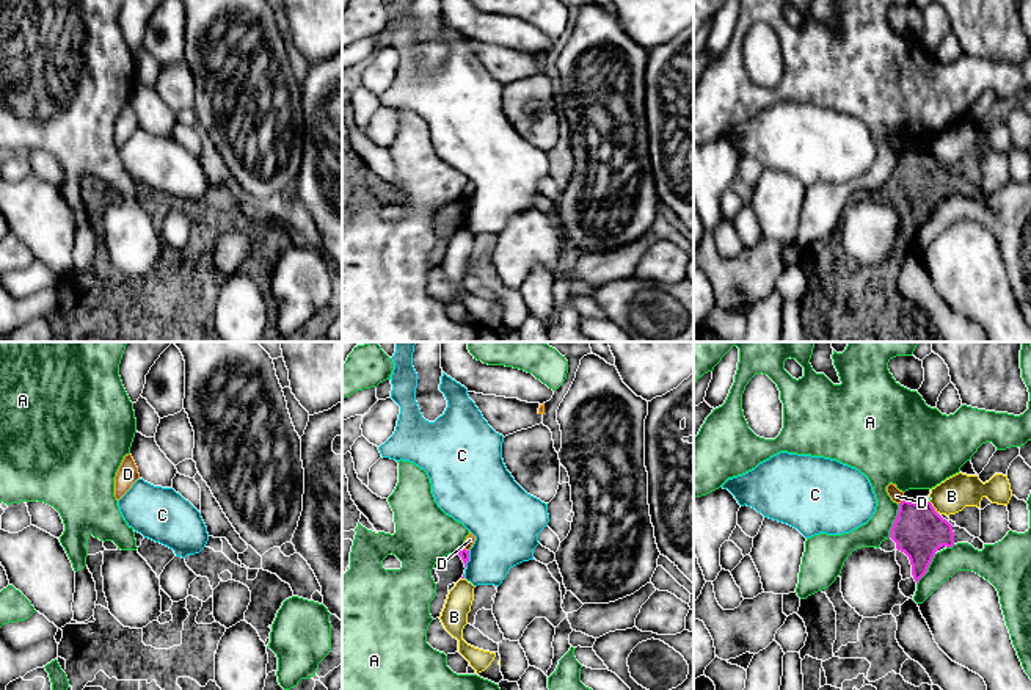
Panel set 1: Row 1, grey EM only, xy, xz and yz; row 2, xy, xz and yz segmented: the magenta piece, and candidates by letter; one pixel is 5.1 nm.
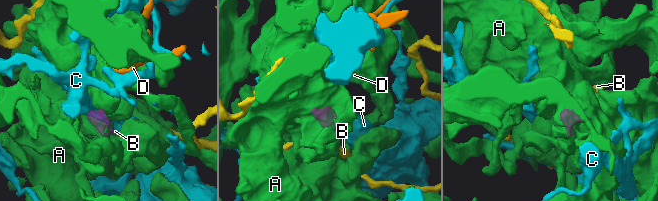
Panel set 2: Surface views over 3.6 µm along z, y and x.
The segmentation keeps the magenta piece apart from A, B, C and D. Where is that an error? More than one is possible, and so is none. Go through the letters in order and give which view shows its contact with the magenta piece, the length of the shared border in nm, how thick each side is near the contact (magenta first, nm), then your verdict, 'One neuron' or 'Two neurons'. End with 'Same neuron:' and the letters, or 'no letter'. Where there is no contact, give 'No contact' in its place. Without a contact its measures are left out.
A: Touches magenta in yz. Shared border 190 nm. Thickness 280 nm (magenta) against 160 nm. Two neurons
B: Touches magenta in yz. Shared border 80 nm. Thickness 280 nm (magenta) against 180 nm. Two neurons
C: Touches magenta in xz. Shared border 90 nm. Thickness 50 nm (magenta) against 340 nm. Two neurons
D: Touches magenta in yz. Shared border 40 nm. Thickness 280 nm (magenta) against 70 nm. Two neurons
Same neuron: no letter

